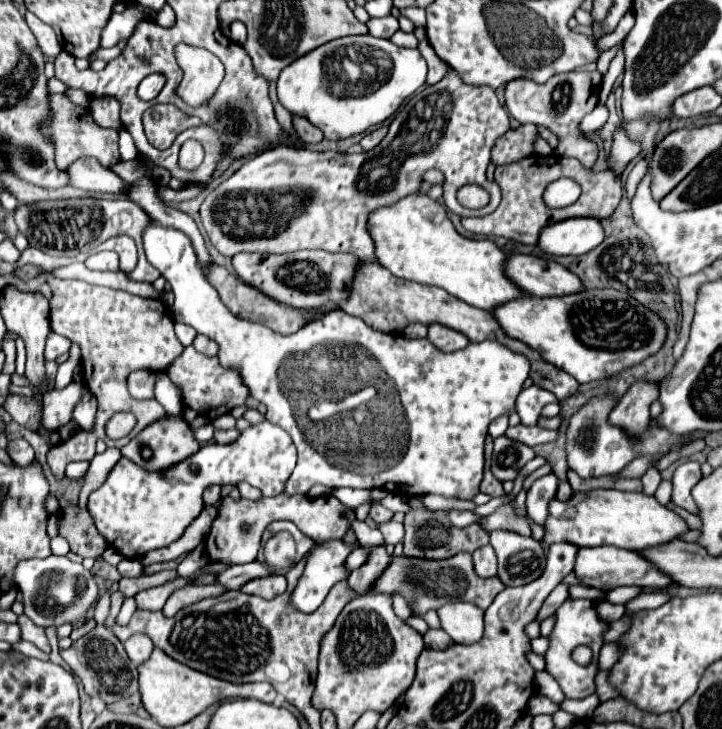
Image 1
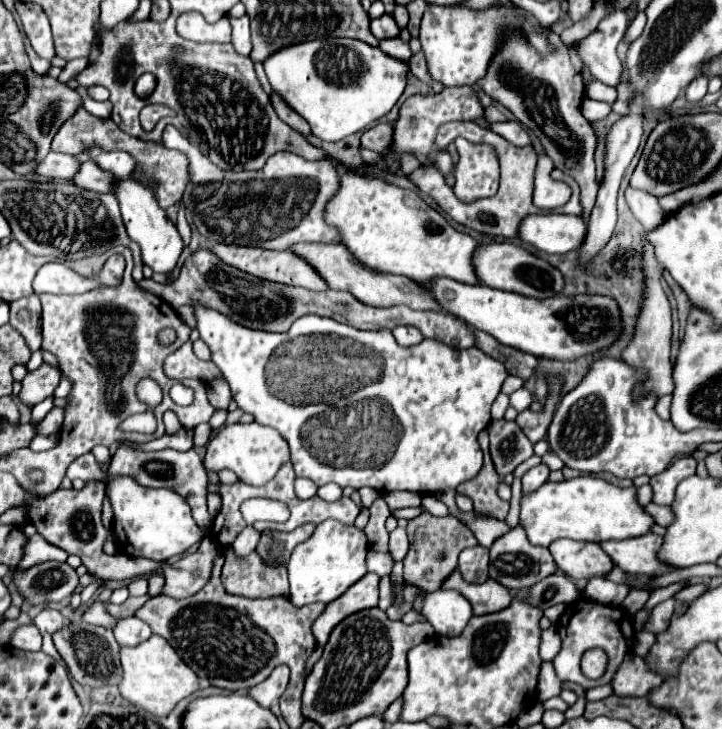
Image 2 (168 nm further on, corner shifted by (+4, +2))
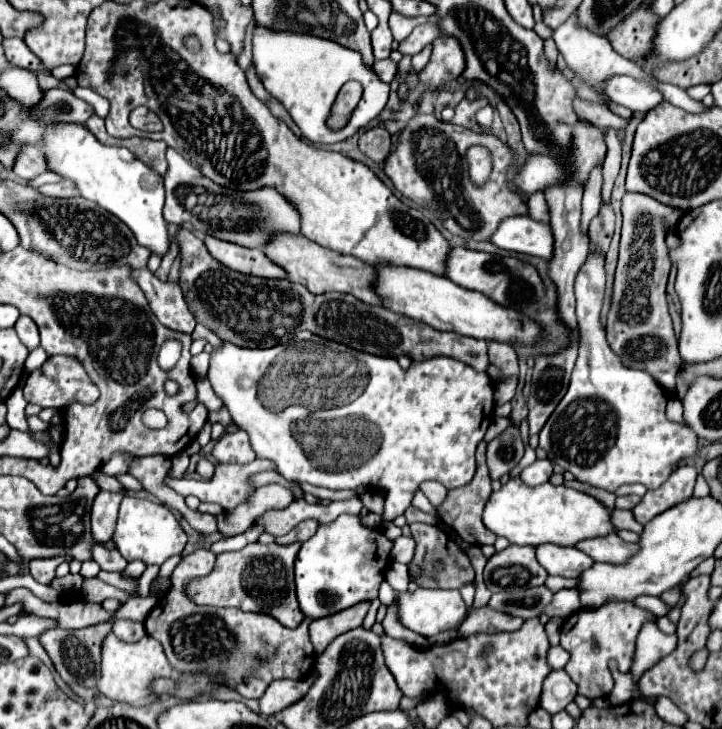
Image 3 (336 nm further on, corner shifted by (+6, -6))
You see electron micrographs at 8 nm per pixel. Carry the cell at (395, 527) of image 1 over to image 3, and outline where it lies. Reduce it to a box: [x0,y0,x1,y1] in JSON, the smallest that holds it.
[391,537,415,563]

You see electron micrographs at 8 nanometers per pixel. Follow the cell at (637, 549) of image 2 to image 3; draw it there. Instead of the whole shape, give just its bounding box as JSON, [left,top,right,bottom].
[577,535,637,565]

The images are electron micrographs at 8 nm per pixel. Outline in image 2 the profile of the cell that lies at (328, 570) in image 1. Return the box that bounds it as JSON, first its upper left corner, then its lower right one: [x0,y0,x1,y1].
[287,521,369,607]

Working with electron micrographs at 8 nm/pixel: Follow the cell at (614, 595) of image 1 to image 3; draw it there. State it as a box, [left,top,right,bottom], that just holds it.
[631,623,677,677]

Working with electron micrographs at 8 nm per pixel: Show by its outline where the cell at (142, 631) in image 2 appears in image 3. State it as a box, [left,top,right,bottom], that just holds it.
[113,619,147,643]

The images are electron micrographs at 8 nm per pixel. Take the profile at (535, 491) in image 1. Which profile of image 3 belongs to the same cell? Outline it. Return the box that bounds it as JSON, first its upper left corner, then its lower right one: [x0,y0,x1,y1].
[521,459,553,487]

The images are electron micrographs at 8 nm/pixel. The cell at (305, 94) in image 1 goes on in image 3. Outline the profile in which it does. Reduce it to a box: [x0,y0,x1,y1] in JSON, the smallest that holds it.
[253,27,389,145]

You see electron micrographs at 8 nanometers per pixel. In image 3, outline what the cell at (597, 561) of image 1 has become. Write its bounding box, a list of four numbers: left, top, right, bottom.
[537,543,595,577]

